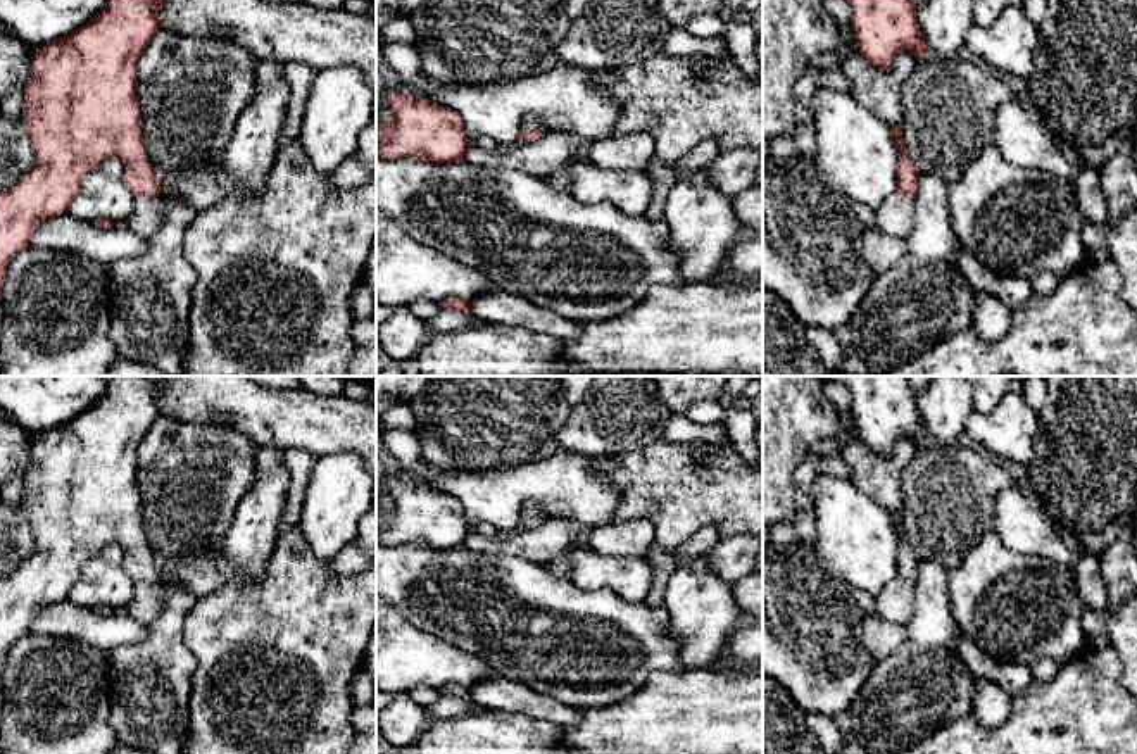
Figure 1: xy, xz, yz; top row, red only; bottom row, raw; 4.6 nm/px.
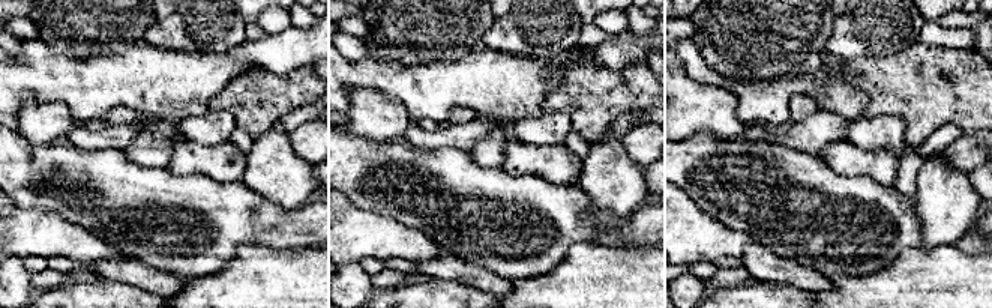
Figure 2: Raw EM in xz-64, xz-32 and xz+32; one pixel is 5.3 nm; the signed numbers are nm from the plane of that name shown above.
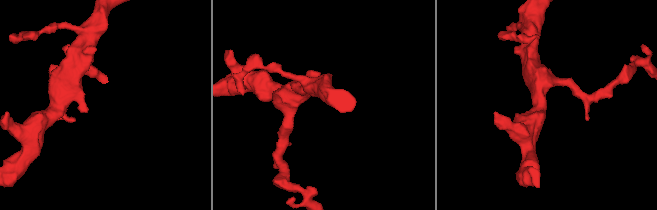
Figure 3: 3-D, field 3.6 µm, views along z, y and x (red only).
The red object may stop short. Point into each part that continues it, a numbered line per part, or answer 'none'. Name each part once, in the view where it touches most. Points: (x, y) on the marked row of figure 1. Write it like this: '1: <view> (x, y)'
1: xy (145, 216)

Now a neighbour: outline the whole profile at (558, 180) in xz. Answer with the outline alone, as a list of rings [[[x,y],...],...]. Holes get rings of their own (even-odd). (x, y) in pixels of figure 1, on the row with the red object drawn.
[[[585,154],[580,155],[576,160],[568,160],[566,164],[562,164],[561,167],[557,167],[556,171],[552,171],[545,181],[547,185],[556,190],[556,192],[568,192],[571,179],[569,179],[569,169],[575,162],[583,160]]]

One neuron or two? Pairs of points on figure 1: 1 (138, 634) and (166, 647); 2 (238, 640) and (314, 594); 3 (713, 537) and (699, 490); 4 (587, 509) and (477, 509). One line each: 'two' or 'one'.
1: two
2: one
3: two
4: one

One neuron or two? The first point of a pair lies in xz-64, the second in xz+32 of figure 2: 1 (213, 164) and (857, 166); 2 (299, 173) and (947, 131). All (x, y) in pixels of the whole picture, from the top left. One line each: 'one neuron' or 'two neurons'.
1: one neuron
2: two neurons

